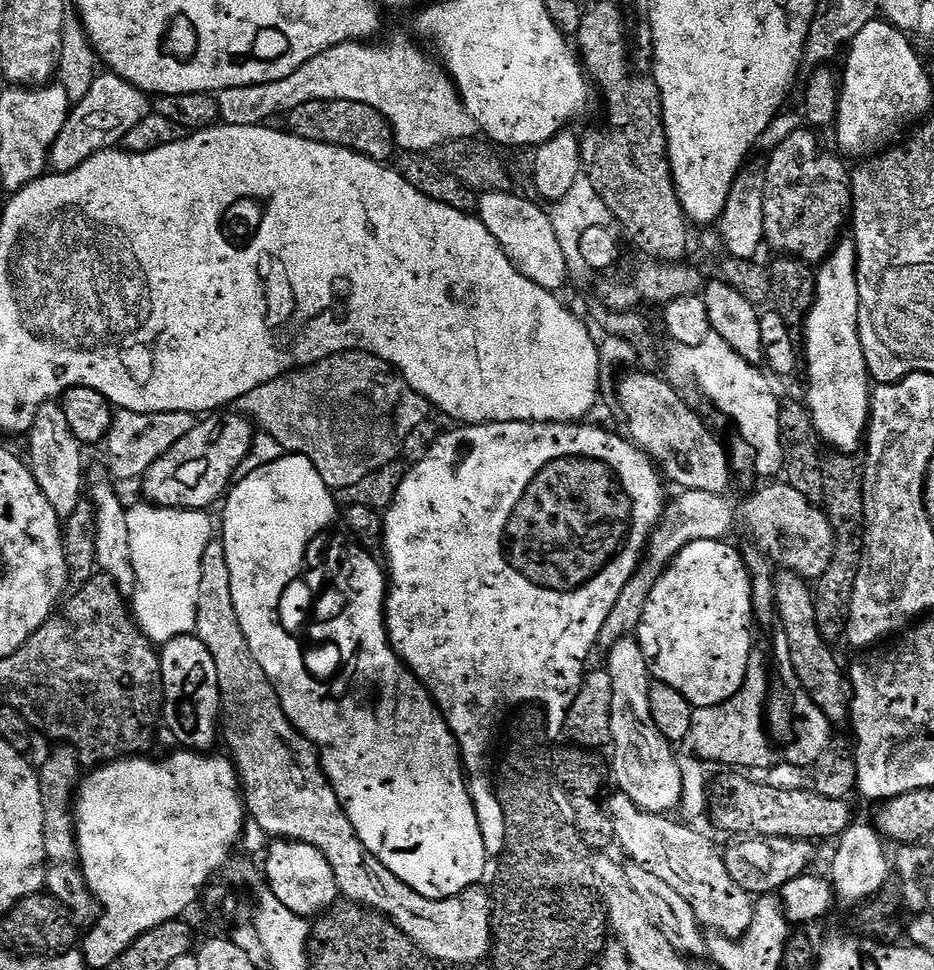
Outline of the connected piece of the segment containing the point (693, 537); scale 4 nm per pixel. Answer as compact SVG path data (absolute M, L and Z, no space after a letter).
M706 490L681 491L667 501L660 523L653 528L644 554L640 557L640 564L635 574L622 586L622 594L618 594L618 602L610 609L606 622L602 622L600 639L601 649L607 650L622 638L632 636L635 628L645 623L648 612L648 602L653 599L658 582L664 579L672 561L679 556L683 548L693 547L700 540L720 540L732 528L732 504L728 498L716 494L706 494Z

